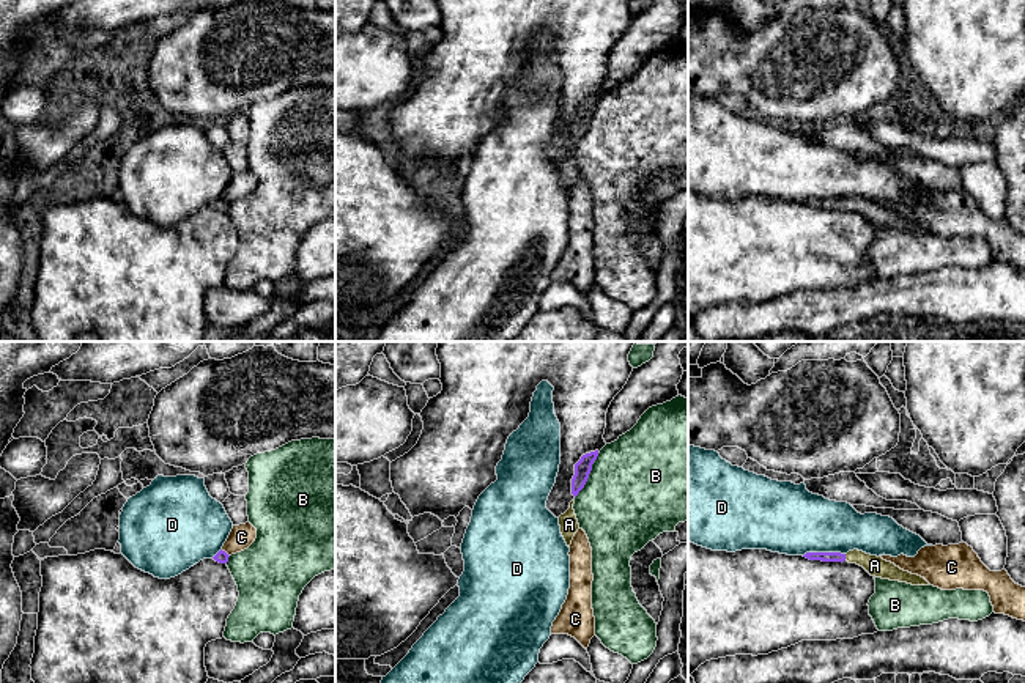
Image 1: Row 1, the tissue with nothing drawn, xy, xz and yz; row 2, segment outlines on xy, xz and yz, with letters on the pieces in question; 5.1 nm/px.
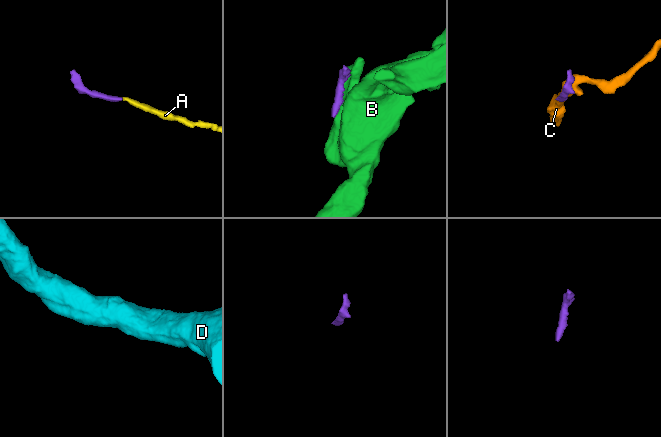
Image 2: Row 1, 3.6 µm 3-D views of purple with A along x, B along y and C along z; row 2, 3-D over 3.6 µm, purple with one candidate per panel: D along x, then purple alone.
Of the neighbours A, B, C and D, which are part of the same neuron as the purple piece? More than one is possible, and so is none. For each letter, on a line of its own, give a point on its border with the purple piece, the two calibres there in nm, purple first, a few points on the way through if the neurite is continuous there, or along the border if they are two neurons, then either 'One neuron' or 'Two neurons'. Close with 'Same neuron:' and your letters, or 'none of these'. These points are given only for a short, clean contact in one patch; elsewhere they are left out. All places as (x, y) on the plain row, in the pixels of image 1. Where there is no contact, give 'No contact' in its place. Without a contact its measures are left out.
A: Touches purple at yz (844, 205). Thickness 50 nm (purple) against 100 nm. Path across: yz (813, 203), (844, 205), (860, 205), (874, 213). One neuron
B: Touches purple at xz (588, 123). Thickness 90 nm (purple) against 500 nm. Boundary: xz (599, 101), (584, 134), (575, 145). Two neurons
C: Touches purple at xy (225, 200). Thickness 60 nm (purple) against 120 nm. Two neurons
D: Touches purple at yz (824, 200). Thickness 50 nm (purple) against 360 nm. Two neurons
Same neuron: A

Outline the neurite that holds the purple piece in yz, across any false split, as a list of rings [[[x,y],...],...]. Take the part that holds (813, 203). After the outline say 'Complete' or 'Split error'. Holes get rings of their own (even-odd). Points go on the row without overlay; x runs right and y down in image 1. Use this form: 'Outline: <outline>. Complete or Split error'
Outline: [[[853,197],[847,201],[841,200],[806,200],[803,205],[809,208],[822,208],[822,209],[844,209],[857,211],[863,214],[871,223],[890,227],[890,228],[899,228],[907,230],[912,233],[929,233],[929,230],[918,223],[912,222],[908,219],[901,217],[891,209],[883,208],[882,205],[866,201],[863,198]]]. Split error

